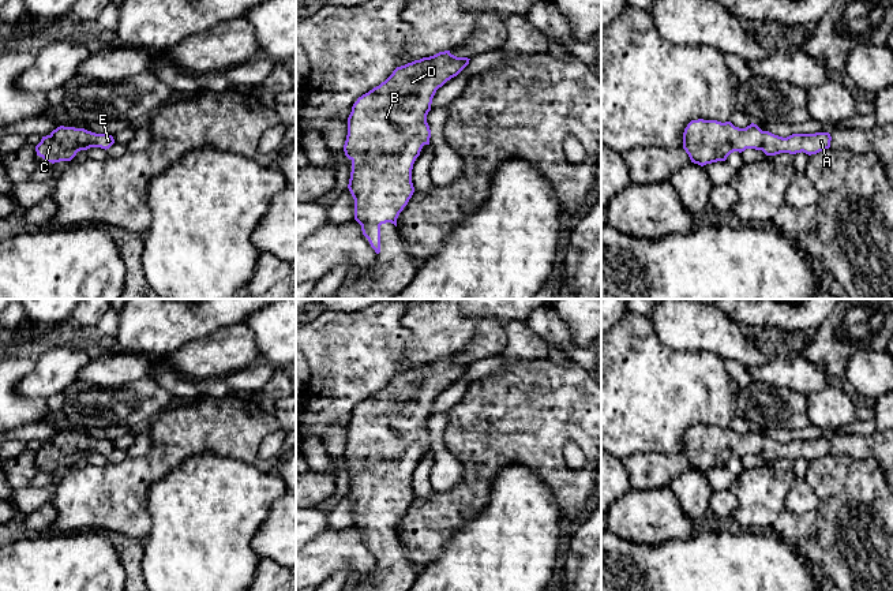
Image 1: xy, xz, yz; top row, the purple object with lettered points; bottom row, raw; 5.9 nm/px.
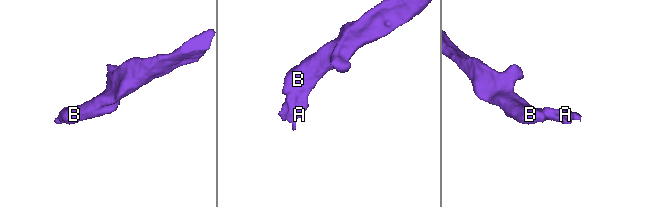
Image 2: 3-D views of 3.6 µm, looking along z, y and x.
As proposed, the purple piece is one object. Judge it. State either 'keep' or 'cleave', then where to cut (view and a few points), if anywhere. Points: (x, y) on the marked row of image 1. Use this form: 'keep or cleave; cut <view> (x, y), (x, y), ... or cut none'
keep; cut none

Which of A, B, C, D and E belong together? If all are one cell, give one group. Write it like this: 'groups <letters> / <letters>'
groups A B C D E

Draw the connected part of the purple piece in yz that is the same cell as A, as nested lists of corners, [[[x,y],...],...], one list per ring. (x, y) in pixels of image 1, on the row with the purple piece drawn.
[[[691,120],[683,132],[683,149],[691,162],[701,167],[717,161],[725,161],[733,152],[746,149],[762,150],[766,156],[780,153],[817,154],[830,147],[829,132],[792,134],[787,138],[762,131],[751,123],[746,128],[735,127],[731,121]]]

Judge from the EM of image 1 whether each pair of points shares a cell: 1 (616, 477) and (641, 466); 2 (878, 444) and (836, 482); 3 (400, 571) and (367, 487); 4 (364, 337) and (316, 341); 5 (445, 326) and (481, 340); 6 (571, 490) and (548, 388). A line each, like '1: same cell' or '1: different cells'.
1: different cells
2: different cells
3: same cell
4: same cell
5: different cells
6: same cell

